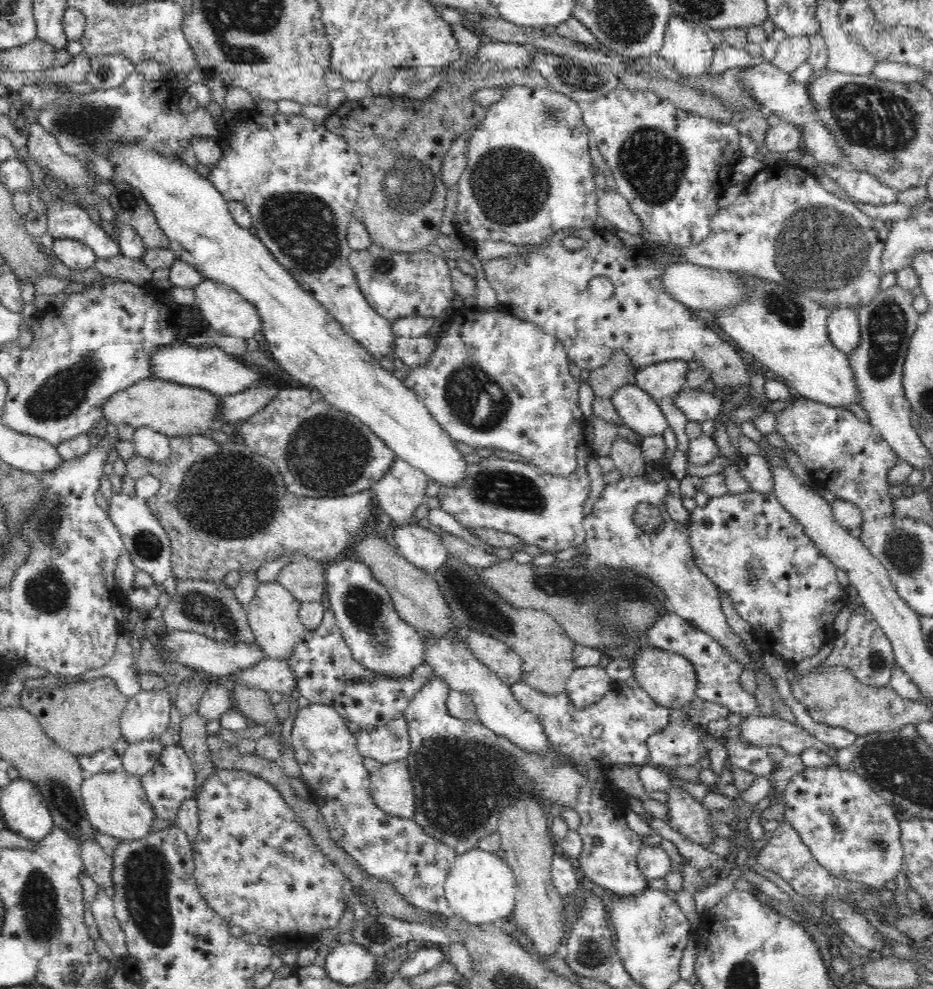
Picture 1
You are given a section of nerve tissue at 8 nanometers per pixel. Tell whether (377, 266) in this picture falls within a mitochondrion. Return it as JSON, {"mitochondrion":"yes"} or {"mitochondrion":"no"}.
{"mitochondrion":"yes"}

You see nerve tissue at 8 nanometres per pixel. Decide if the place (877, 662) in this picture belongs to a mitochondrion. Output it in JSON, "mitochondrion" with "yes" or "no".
{"mitochondrion":"yes"}

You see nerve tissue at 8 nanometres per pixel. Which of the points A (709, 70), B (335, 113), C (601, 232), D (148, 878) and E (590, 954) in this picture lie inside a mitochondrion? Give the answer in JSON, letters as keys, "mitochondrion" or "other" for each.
{"A":"other","B":"other","C":"other","D":"mitochondrion","E":"mitochondrion"}

